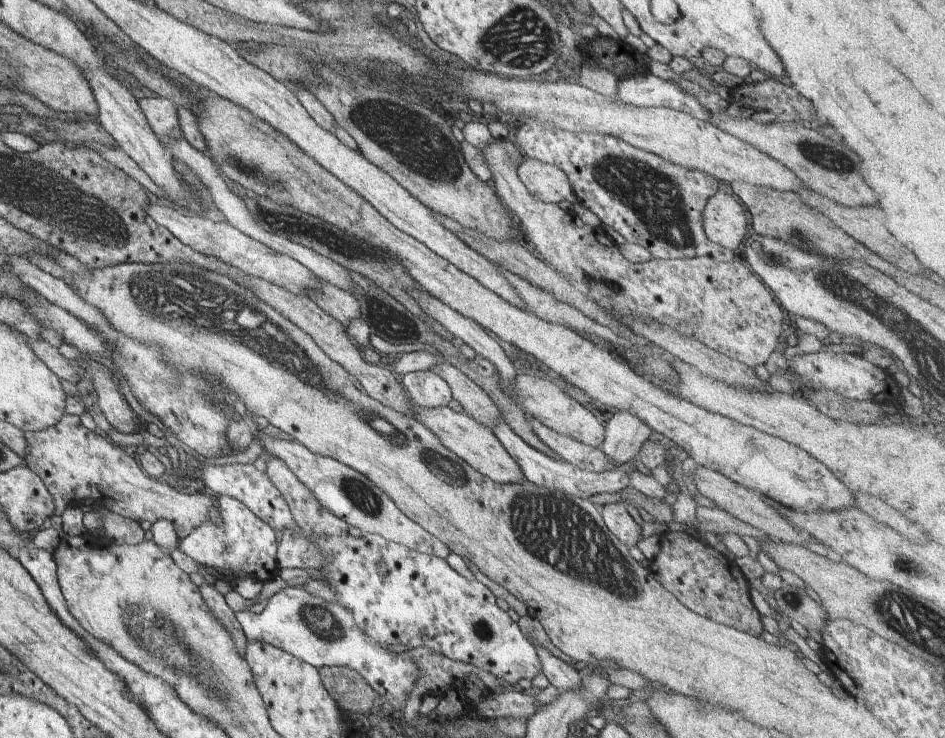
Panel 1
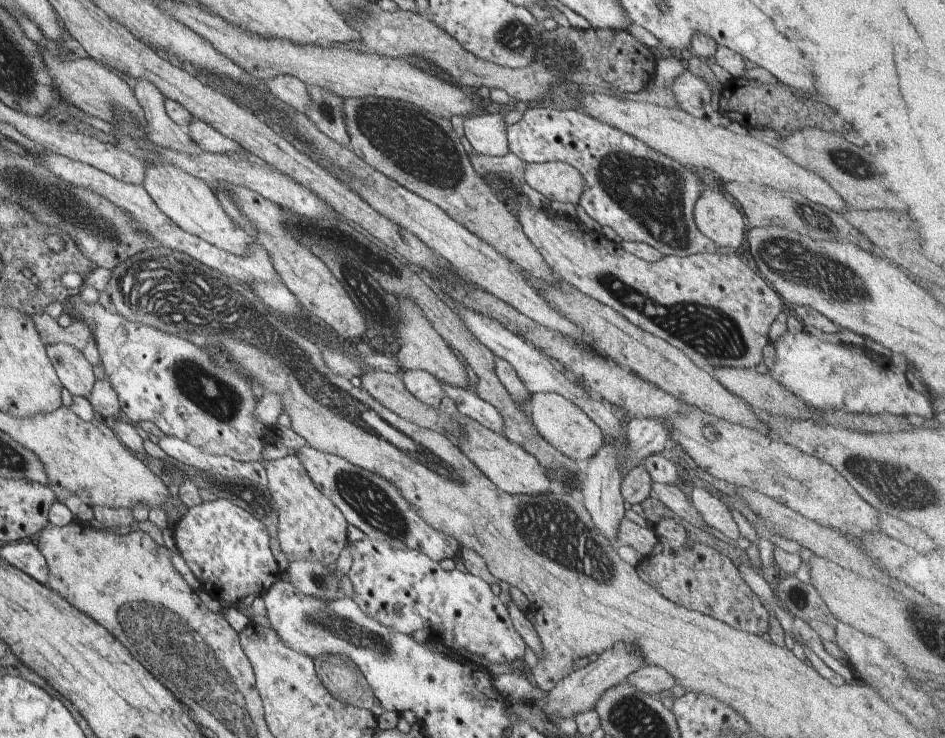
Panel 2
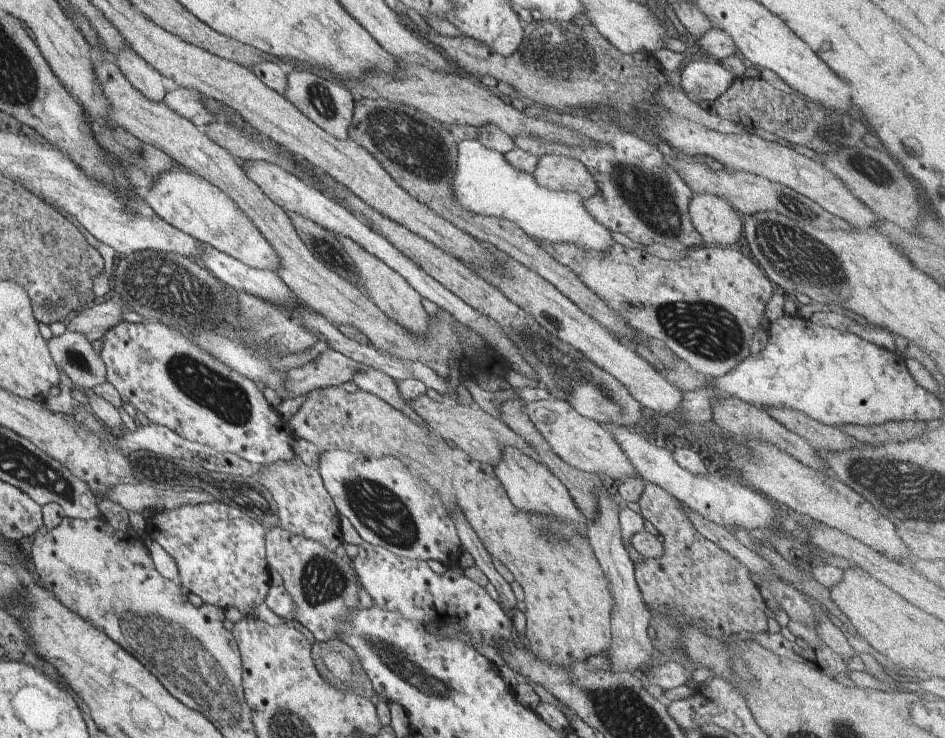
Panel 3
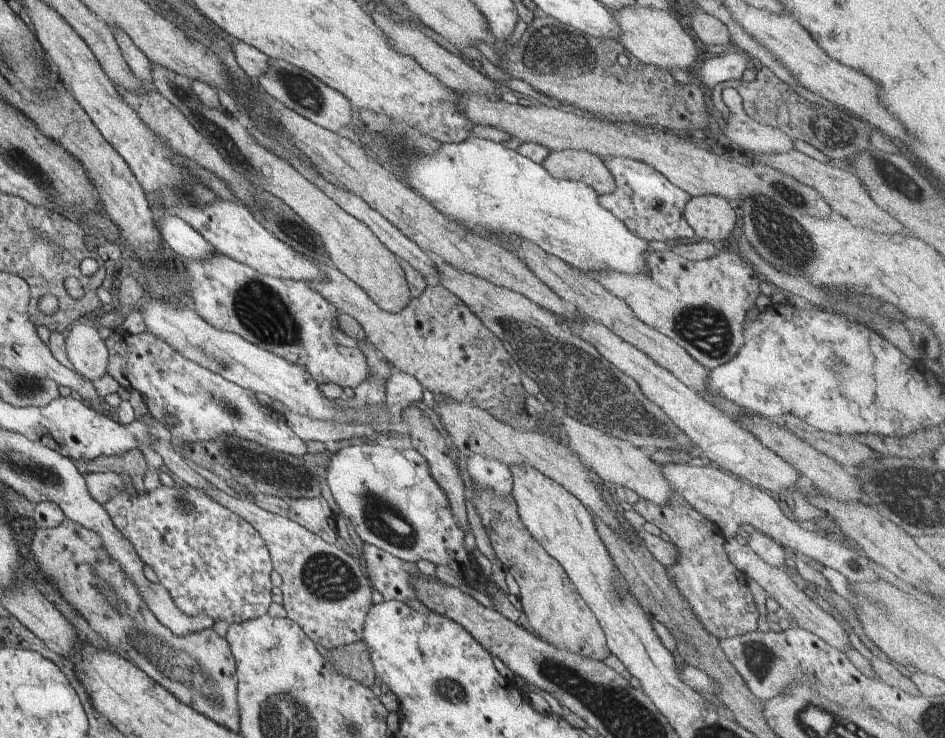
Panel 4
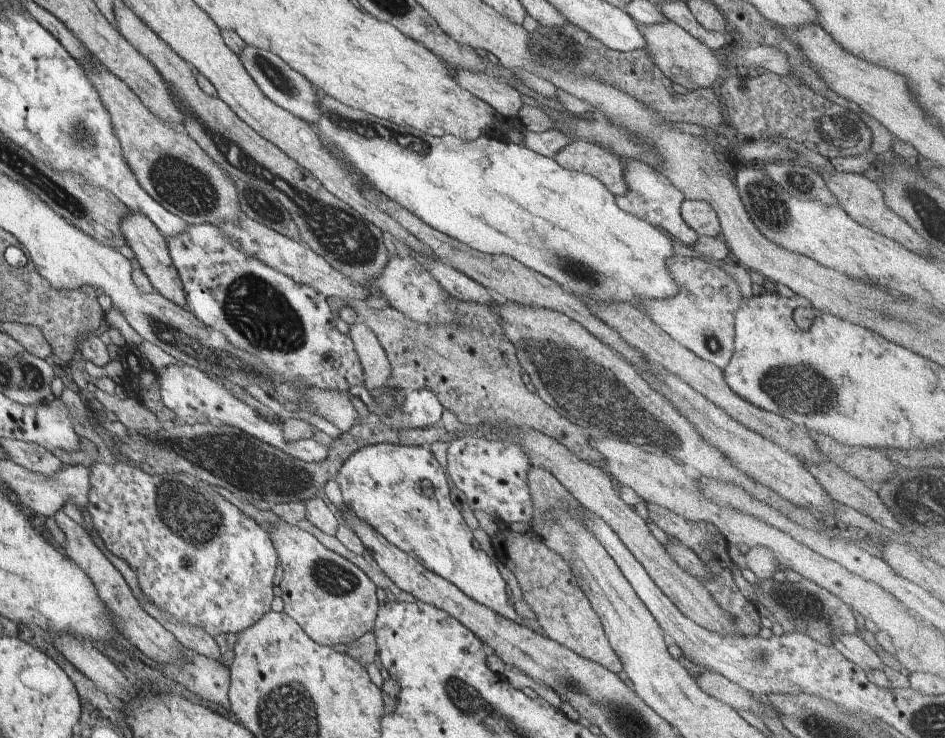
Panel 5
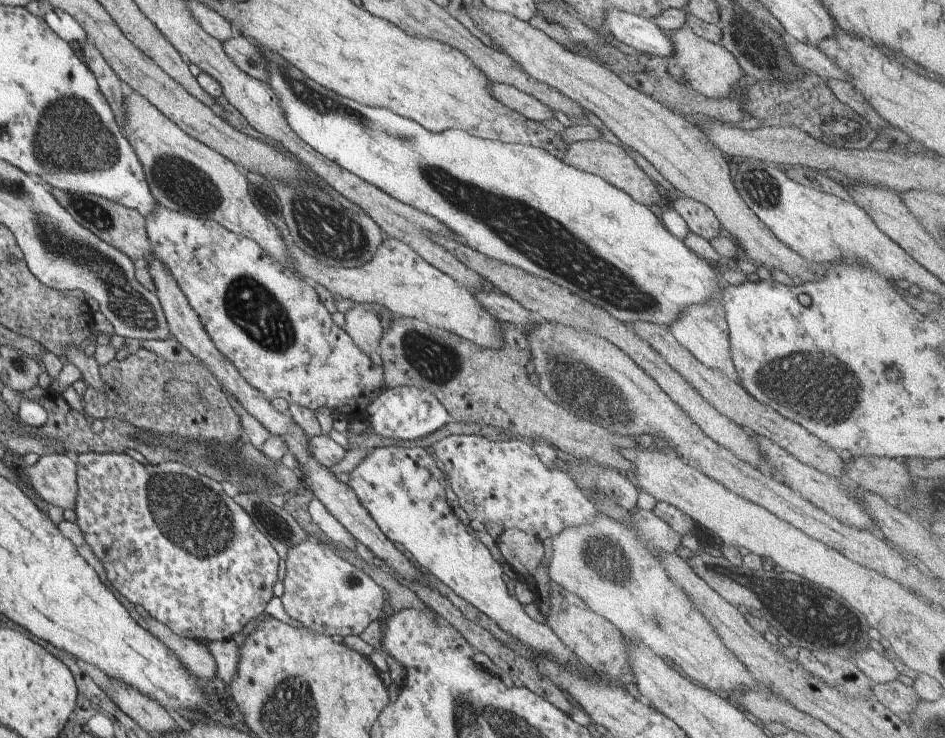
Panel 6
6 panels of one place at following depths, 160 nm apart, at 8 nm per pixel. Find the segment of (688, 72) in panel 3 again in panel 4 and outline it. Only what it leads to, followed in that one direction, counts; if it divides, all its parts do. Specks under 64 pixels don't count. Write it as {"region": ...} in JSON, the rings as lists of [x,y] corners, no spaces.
{"region":[[[742,51],[723,56],[718,54],[714,58],[698,61],[693,71],[703,82],[702,87],[711,93],[717,84],[741,79],[746,70],[746,58],[746,54]]]}

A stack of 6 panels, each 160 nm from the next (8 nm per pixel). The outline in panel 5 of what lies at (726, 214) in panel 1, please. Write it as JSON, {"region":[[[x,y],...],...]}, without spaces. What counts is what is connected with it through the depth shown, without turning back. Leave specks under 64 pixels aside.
{"region":[[[684,199],[681,215],[685,223],[693,228],[698,236],[722,238],[722,229],[716,211],[708,202],[700,199]]]}

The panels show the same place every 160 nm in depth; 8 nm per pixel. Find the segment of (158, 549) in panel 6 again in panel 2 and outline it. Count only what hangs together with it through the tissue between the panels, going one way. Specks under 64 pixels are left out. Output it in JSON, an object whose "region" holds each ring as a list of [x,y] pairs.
{"region":[[[221,498],[189,508],[184,518],[172,527],[172,532],[179,553],[200,582],[201,590],[219,602],[234,605],[243,601],[249,594],[264,595],[281,578],[281,571],[268,543],[266,525],[237,503],[234,504],[232,501]]]}

